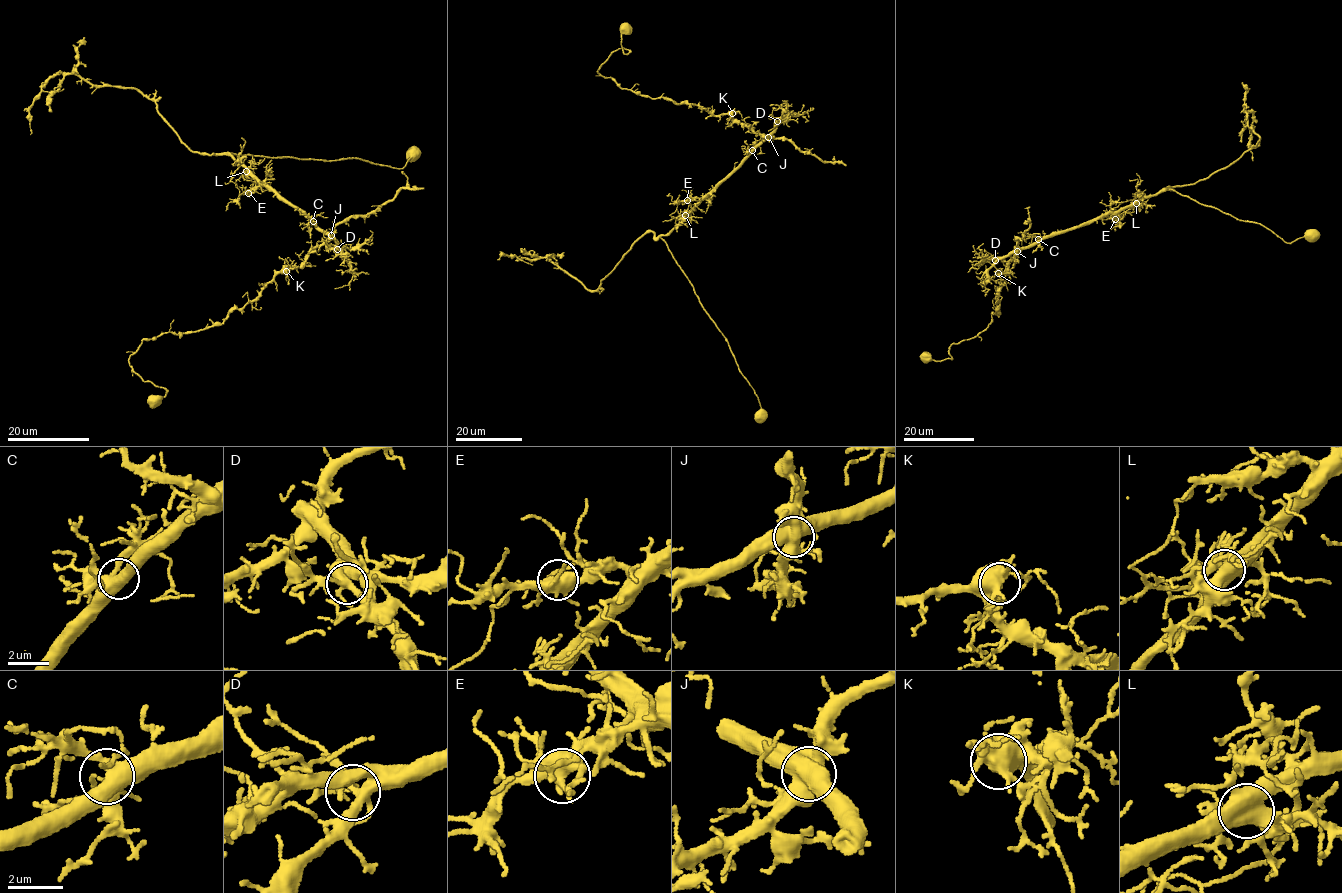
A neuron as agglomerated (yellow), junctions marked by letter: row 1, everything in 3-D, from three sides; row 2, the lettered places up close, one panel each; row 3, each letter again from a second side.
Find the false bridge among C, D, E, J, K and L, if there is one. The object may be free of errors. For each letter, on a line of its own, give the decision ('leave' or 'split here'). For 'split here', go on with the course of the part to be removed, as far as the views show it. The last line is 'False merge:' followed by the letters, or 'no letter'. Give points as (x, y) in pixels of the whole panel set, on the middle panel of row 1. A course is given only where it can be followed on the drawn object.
C: leave
D: leave
E: leave
J: split here; course (768, 137), (727, 114), (638, 94), (598, 73), (612, 52), (630, 52), (624, 53), (621, 46), (628, 22)
K: leave
L: leave
False merge: J

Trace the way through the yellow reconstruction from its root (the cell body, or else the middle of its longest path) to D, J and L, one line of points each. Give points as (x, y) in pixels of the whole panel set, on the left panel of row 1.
D: (411, 154), (397, 169), (358, 158), (221, 154), (233, 155), (260, 182), (305, 211), (329, 233), (337, 249)
J: (411, 154), (397, 169), (358, 158), (221, 154), (242, 162), (260, 182), (331, 236)
L: (411, 154), (405, 166), (397, 169), (358, 158), (326, 161), (221, 154), (233, 155), (246, 171)

